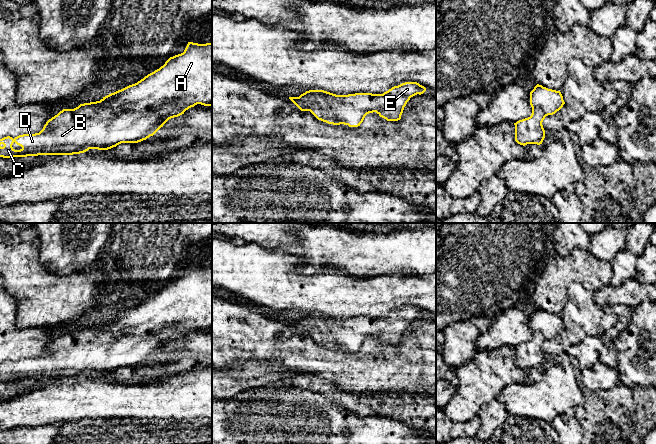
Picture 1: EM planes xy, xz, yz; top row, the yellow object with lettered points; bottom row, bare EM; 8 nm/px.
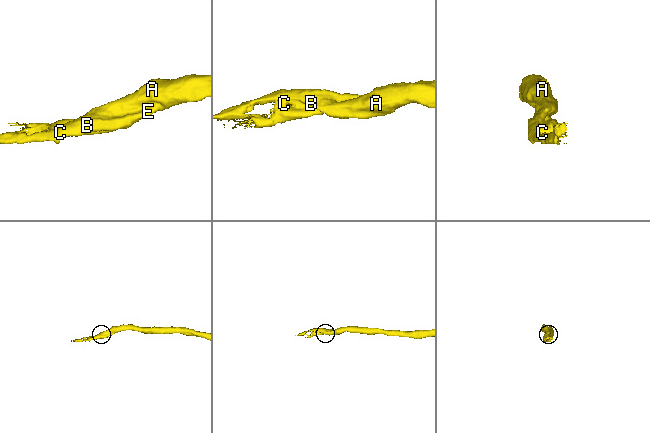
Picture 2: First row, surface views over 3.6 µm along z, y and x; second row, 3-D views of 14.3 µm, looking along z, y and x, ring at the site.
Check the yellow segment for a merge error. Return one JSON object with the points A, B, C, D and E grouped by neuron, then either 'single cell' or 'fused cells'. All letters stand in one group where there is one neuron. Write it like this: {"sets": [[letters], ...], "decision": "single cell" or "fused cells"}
{"sets": [["A", "B", "C", "D", "E"]], "decision": "single cell"}

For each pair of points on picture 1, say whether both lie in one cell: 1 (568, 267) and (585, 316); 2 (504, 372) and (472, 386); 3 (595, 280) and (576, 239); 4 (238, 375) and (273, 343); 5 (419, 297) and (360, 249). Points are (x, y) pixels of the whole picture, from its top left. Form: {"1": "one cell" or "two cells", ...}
{"1": "two cells", "2": "one cell", "3": "two cells", "4": "two cells", "5": "two cells"}

